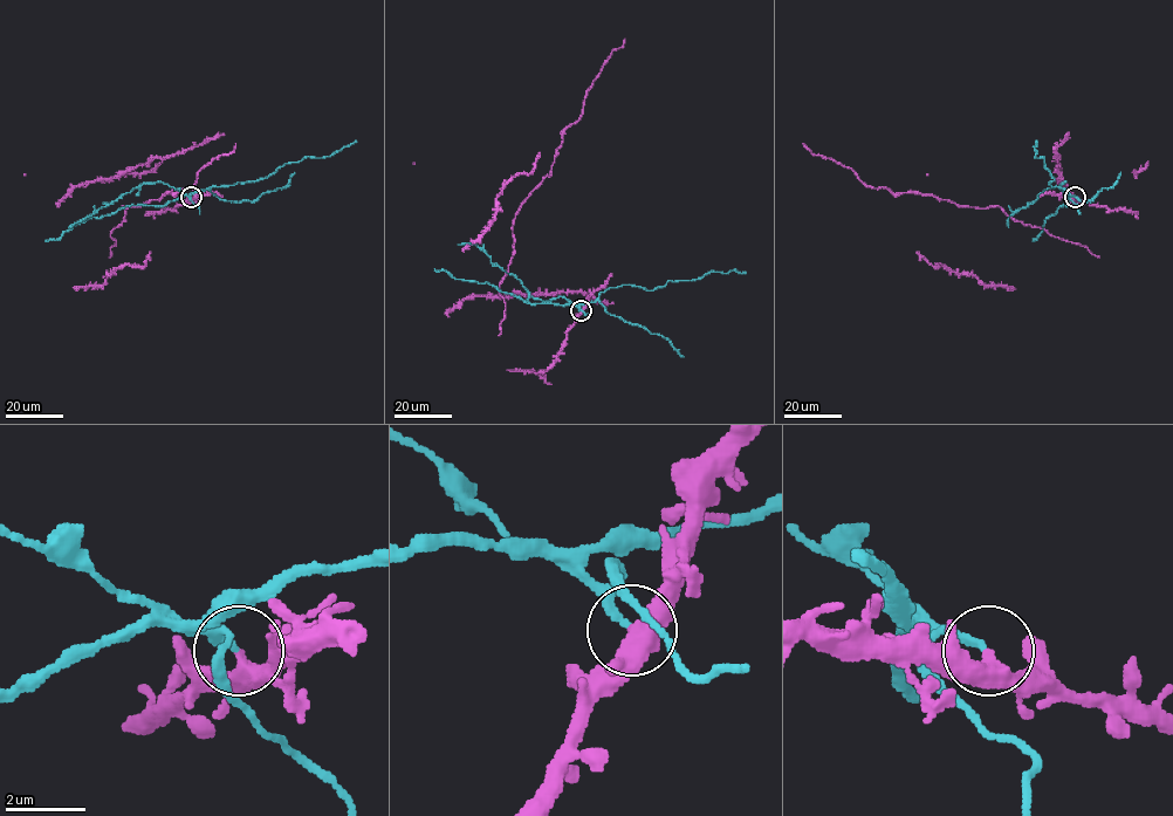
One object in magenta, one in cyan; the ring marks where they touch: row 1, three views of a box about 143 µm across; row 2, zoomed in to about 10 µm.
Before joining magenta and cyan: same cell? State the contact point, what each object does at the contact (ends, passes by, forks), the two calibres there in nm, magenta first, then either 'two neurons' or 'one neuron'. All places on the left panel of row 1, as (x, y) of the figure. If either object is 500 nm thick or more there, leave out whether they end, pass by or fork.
at (191, 197); magenta passes by; cyan ends there; 360 nm thick on the magenta side, 190 nm on the other; two neurons

